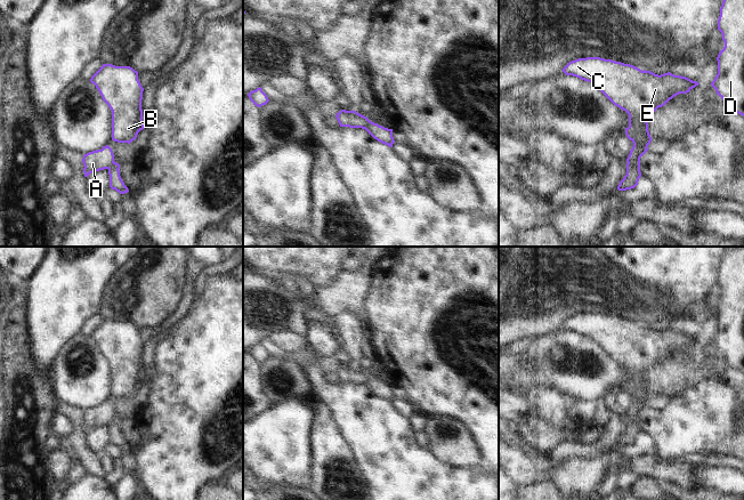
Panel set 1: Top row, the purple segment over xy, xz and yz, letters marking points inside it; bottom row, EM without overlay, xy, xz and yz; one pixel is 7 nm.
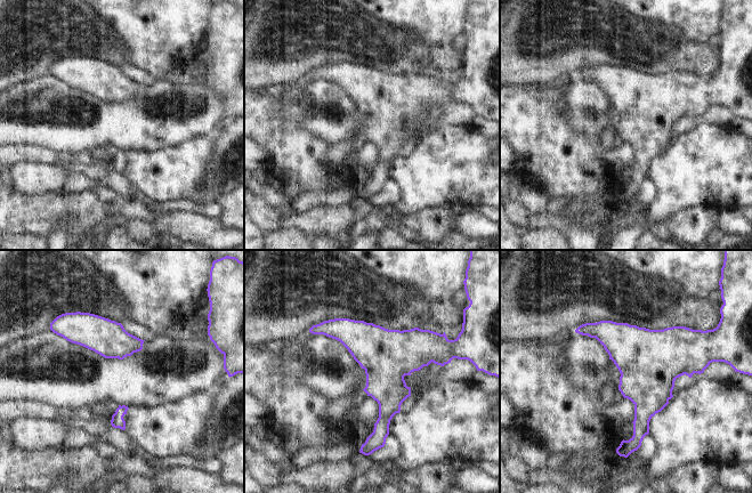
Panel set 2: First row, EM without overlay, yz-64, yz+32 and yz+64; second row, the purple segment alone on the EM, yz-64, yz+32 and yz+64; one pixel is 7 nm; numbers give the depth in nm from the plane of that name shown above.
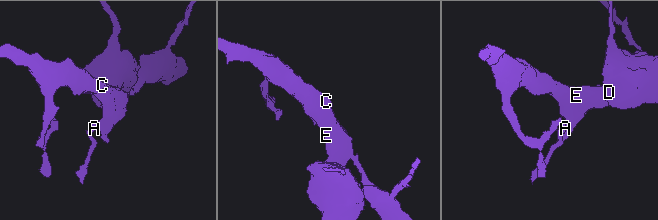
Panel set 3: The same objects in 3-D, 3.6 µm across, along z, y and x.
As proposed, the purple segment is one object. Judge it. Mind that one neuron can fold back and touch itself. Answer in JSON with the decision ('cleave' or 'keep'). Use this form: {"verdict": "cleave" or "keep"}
{"verdict": "cleave"}

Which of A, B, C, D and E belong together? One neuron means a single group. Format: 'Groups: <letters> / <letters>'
Groups: A / B C D E.

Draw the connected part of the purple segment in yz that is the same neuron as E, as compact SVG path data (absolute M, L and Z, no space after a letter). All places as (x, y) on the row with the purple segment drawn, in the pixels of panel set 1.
M600 57L572 61L563 72L591 82L615 106L629 114L625 135L637 145L638 156L633 163L626 164L626 175L620 182L618 191L634 188L641 177L640 158L648 151L647 147L652 142L648 116L674 96L687 94L699 84L697 81L670 72L658 75L630 64Z

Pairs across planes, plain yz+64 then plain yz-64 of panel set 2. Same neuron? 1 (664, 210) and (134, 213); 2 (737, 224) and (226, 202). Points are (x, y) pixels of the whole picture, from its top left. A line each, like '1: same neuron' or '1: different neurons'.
1: different neurons
2: different neurons

